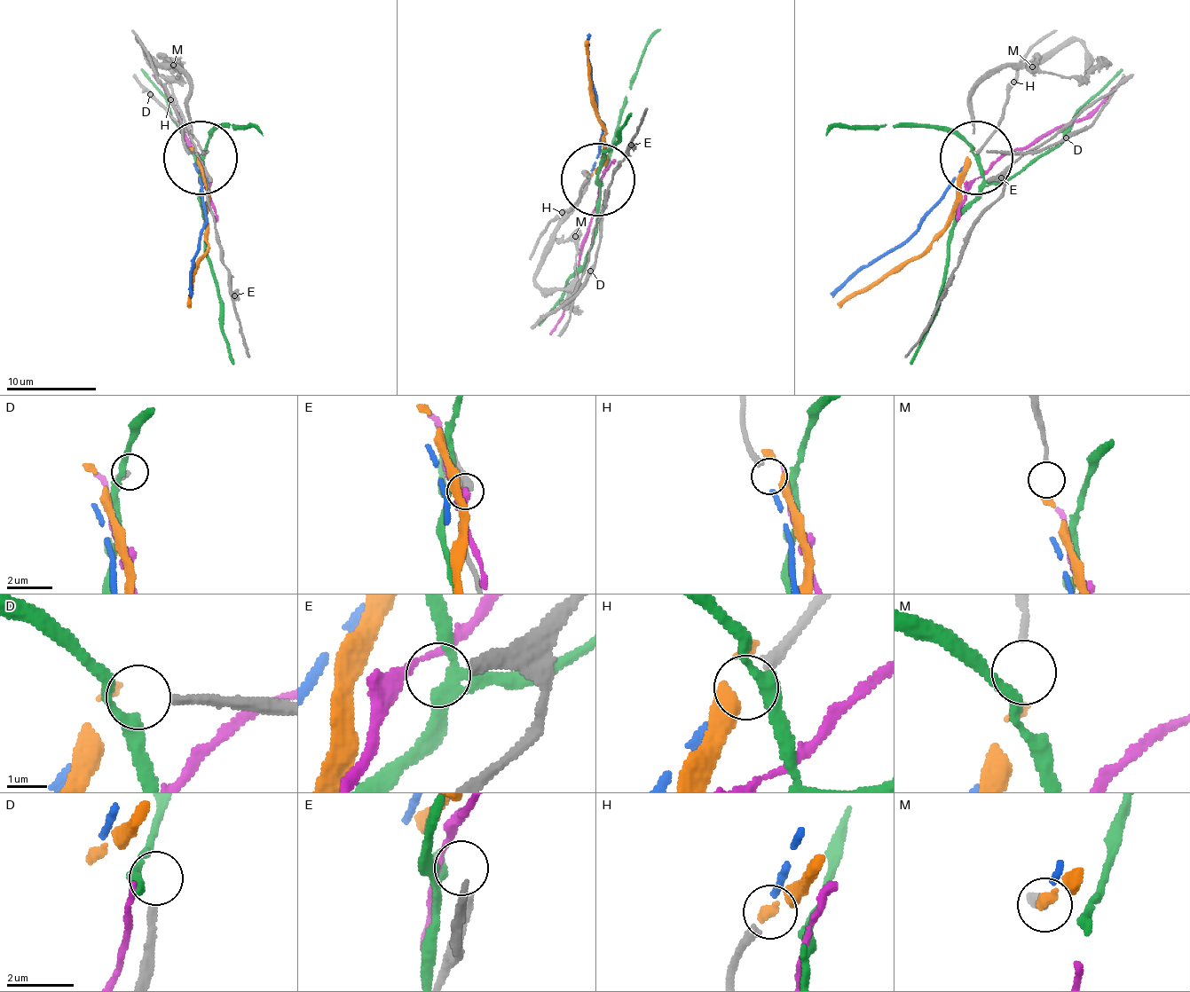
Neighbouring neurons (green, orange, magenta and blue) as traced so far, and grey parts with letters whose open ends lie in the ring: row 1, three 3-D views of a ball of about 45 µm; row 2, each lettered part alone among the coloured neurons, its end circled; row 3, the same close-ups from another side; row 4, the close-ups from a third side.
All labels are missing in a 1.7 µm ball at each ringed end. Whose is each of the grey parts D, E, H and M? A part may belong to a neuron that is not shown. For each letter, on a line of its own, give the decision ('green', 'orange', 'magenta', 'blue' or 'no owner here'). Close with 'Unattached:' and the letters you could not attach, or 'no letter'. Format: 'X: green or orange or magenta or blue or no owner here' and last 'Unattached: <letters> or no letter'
D: no owner here
E: no owner here
H: blue
M: orange
Unattached: D, E

